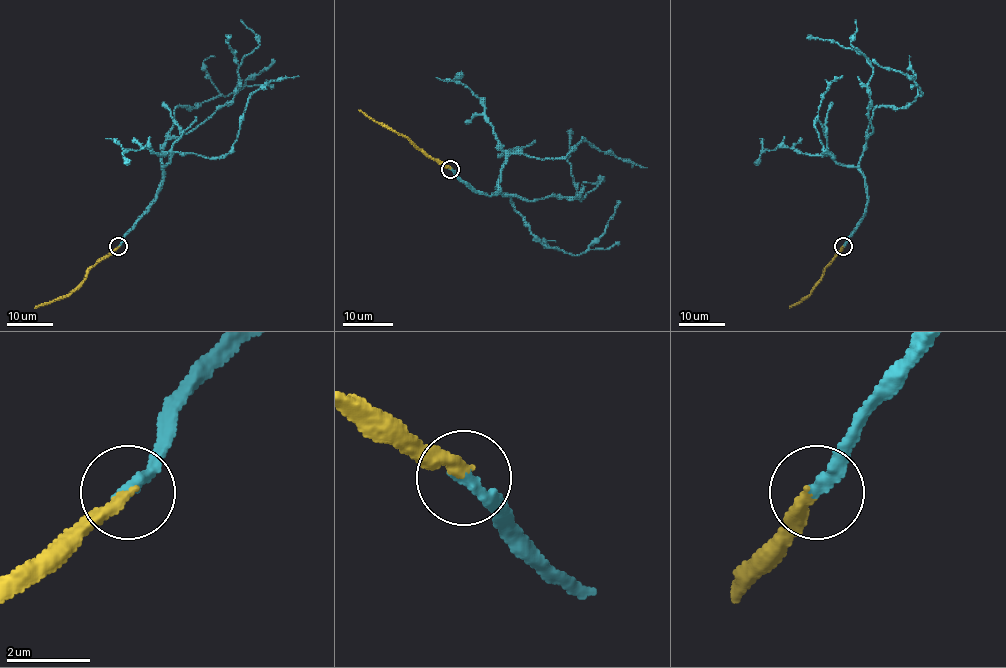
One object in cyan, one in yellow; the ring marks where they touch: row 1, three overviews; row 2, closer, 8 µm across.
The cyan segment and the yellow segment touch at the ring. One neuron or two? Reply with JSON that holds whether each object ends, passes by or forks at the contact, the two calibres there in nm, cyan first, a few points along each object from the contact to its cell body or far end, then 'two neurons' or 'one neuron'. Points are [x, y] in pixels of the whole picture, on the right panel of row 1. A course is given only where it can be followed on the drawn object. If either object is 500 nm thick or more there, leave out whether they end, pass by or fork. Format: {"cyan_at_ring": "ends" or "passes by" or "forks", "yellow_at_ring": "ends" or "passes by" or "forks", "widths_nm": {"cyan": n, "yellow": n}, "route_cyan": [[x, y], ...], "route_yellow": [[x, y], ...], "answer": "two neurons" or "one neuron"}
{"cyan_at_ring": "ends", "yellow_at_ring": "ends", "widths_nm": {"cyan": 280, "yellow": 300}, "route_cyan": [[843, 247], [868, 197], [860, 158], [875, 110], [906, 108], [923, 94], [914, 80], [872, 59]], "route_yellow": [[843, 247], [809, 294], [789, 308]], "answer": "one neuron"}

